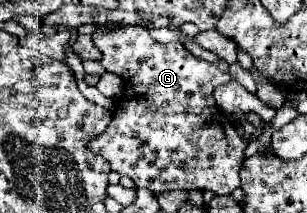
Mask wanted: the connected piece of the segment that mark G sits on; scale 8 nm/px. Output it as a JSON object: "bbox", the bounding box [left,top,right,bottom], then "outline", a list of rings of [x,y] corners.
{"bbox":[89,25,249,195],"outline":[[[97,25],[91,37],[95,47],[103,53],[101,65],[111,73],[121,75],[123,95],[115,99],[117,107],[113,111],[111,125],[89,141],[89,149],[95,155],[105,157],[111,169],[115,169],[119,175],[131,177],[137,187],[153,191],[199,189],[213,191],[215,195],[231,195],[235,189],[239,189],[239,171],[249,141],[237,133],[235,125],[223,113],[219,113],[213,99],[215,87],[225,85],[227,75],[221,73],[215,63],[193,57],[181,43],[157,43],[145,27],[133,25],[105,29]]]}

